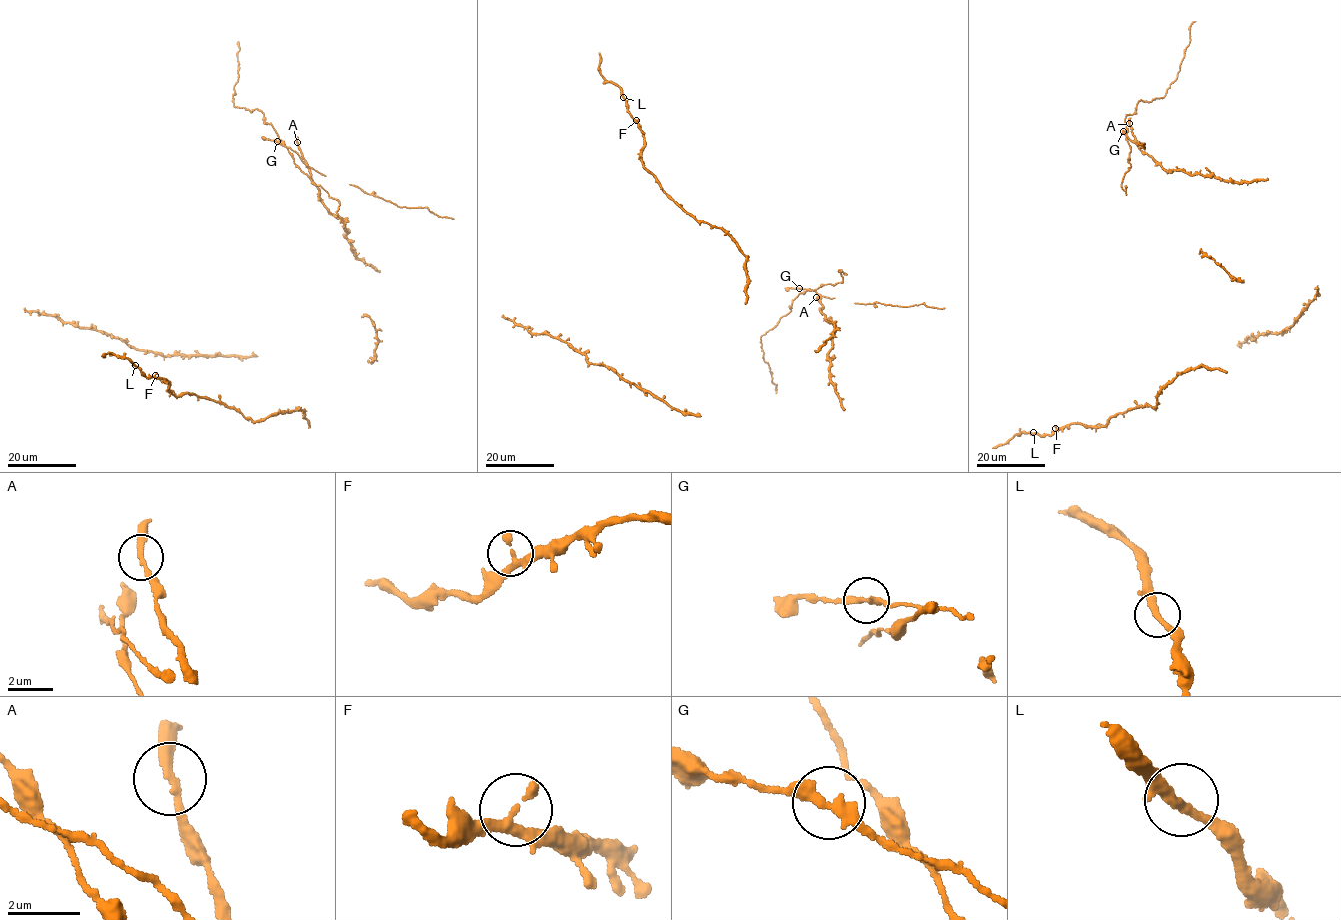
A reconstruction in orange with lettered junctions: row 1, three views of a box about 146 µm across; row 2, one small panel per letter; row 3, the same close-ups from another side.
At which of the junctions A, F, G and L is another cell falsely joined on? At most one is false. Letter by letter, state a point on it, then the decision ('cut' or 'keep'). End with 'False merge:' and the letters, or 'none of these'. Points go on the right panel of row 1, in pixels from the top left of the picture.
A: place (1129, 123); keep
F: place (1055, 428); keep
G: place (1123, 131); keep
L: place (1033, 432); keep
False merge: none of these

